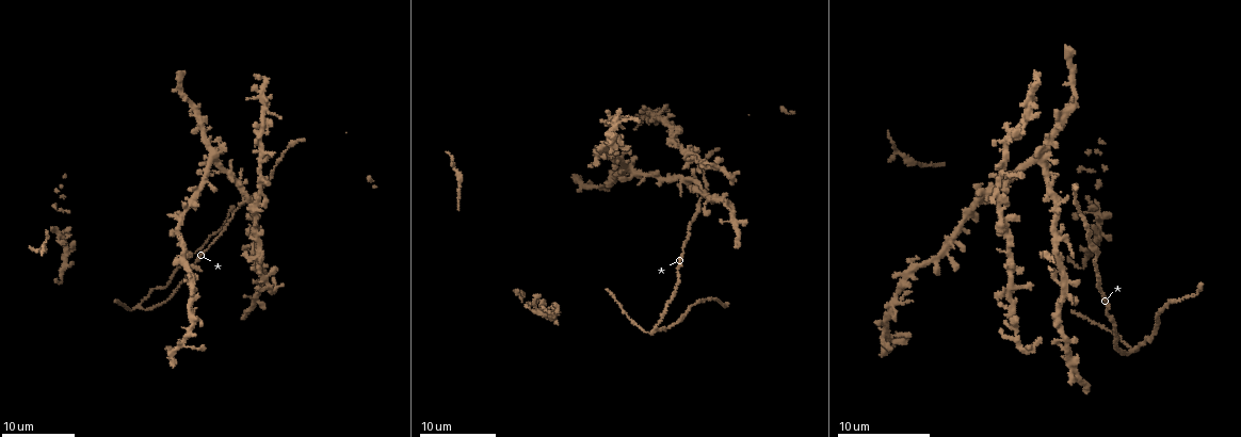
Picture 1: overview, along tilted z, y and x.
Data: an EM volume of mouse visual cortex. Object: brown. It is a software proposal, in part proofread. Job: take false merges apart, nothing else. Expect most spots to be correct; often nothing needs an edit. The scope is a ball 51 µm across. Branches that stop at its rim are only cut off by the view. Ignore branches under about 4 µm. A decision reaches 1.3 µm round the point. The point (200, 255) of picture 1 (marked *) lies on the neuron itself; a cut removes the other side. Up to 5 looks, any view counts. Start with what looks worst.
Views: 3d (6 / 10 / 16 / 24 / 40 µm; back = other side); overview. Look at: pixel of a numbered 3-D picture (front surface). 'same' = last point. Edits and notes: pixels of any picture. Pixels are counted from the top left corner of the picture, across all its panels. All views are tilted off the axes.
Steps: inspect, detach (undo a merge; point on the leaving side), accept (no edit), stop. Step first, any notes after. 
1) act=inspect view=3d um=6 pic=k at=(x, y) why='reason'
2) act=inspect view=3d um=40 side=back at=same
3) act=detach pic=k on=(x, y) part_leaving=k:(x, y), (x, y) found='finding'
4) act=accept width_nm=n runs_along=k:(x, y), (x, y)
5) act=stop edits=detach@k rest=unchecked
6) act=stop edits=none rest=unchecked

act=inspect view=3d um=6 pic=1 at=(1068, 240) why='sudden change in width'

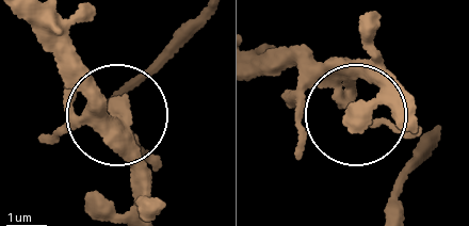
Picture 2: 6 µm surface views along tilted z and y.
act=accept found='all the same neuron'

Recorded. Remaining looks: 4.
act=inspect view=3d um=16 pic=1 at=(210, 156) why='a fork'

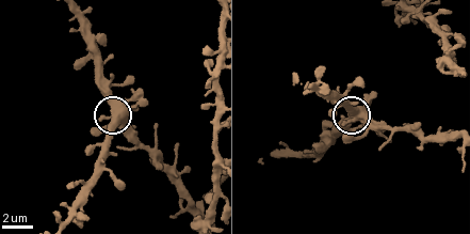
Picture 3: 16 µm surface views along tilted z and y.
act=accept side_arm_um=14 found='all the same neuron'

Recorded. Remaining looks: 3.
act=inspect view=3d um=16 pic=1 at=(1055, 325)

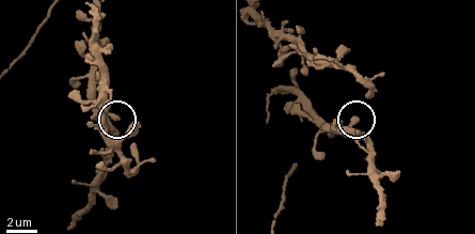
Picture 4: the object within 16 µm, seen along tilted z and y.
act=accept found='one neuron here'

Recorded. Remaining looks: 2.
act=stop edits=none rest=unchecked

